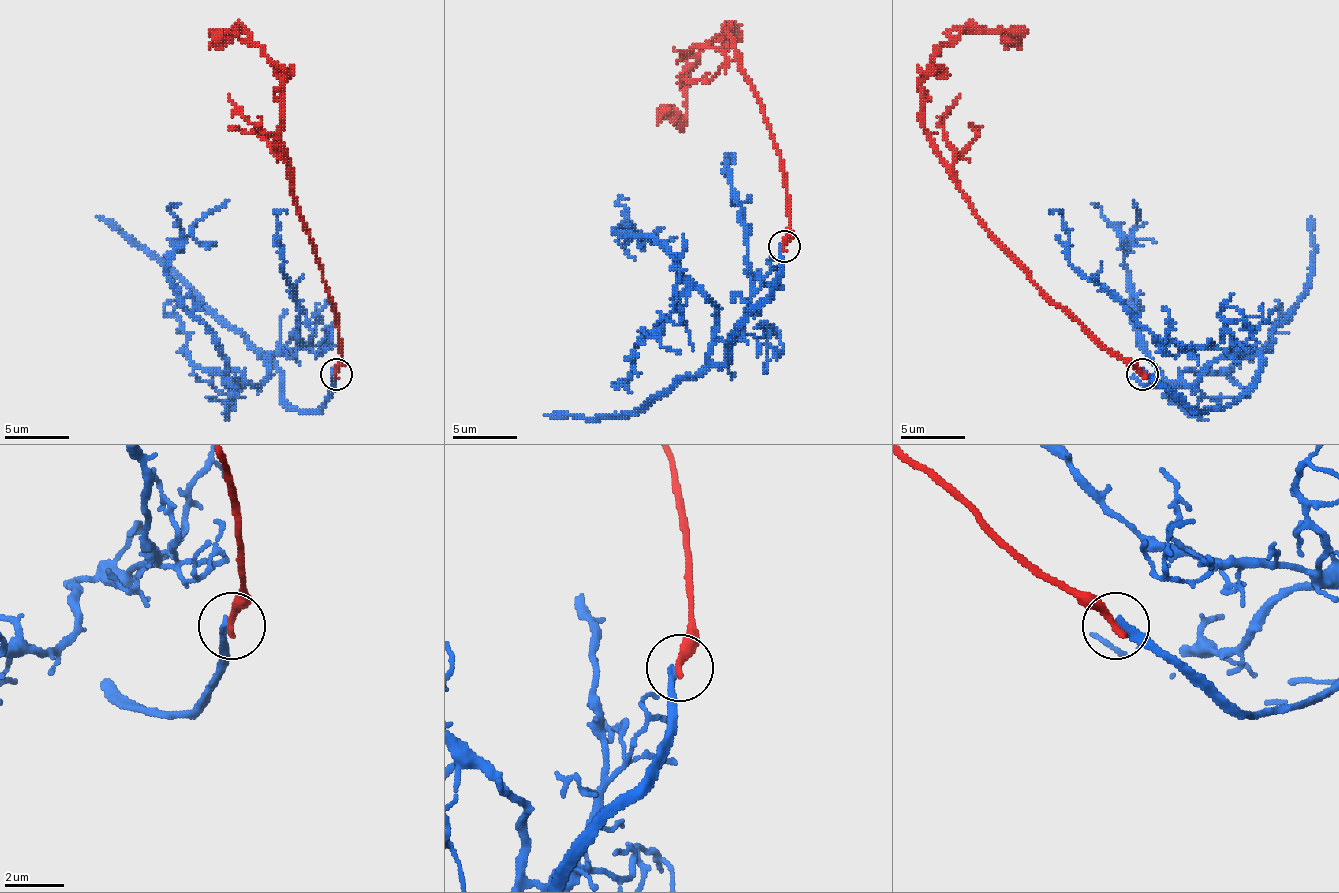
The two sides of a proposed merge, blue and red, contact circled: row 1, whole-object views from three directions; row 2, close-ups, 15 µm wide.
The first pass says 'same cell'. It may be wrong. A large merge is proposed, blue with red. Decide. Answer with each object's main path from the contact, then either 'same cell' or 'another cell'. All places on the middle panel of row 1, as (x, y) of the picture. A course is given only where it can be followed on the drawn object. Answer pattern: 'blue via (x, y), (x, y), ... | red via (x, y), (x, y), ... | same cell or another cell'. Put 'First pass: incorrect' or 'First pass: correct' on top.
First pass: incorrect
blue via (783, 247), (780, 283), (728, 347), (728, 360), (715, 363), (715, 305), (651, 237), (615, 231), (677, 237) | red via (783, 247), (789, 215), (783, 160), (731, 28), (702, 47), (689, 70), (686, 112), (664, 115), (657, 125) | another cell

